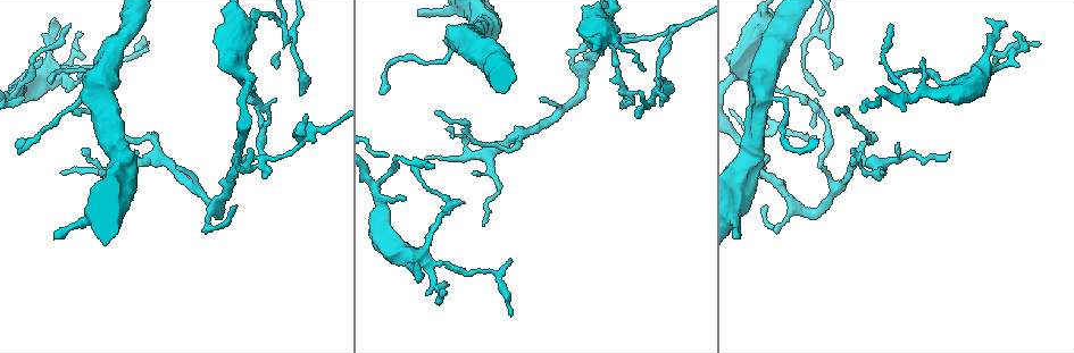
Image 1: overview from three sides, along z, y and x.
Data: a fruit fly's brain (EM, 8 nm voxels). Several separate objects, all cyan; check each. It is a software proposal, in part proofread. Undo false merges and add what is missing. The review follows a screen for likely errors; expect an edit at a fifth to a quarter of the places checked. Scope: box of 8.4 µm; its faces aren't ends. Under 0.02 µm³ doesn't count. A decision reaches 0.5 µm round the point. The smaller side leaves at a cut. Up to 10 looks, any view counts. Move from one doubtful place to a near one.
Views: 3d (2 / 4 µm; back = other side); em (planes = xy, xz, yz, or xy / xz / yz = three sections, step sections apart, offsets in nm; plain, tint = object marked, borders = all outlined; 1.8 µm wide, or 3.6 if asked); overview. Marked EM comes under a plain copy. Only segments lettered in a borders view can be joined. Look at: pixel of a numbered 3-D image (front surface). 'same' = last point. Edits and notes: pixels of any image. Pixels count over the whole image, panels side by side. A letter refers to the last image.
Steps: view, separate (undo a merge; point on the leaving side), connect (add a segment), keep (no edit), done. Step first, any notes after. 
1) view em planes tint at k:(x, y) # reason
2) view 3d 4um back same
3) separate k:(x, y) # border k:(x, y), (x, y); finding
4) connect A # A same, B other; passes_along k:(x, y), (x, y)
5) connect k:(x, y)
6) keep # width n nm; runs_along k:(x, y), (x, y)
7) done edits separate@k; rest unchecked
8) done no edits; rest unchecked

view em planes borders at 1:(239, 81) # three arms meet

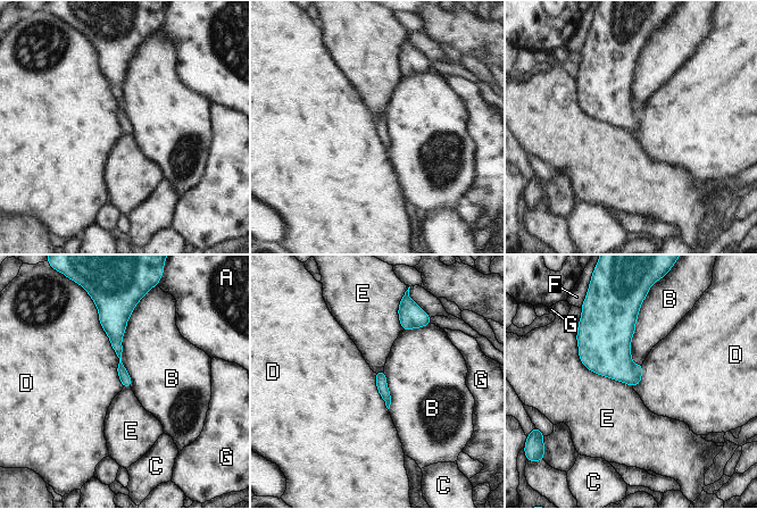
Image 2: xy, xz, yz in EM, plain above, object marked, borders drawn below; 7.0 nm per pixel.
keep # longest_contact D 600 nm; A other, B other, C other, D other, E other, F other, G other; border 2:(97, 307), (123, 386); continuous, no second neuron

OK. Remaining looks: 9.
view 3d 4um at 1:(63, 172) # tapers out

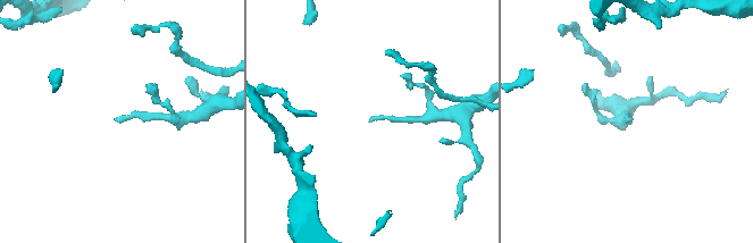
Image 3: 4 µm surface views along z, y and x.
view em planes borders at 3:(118, 119)

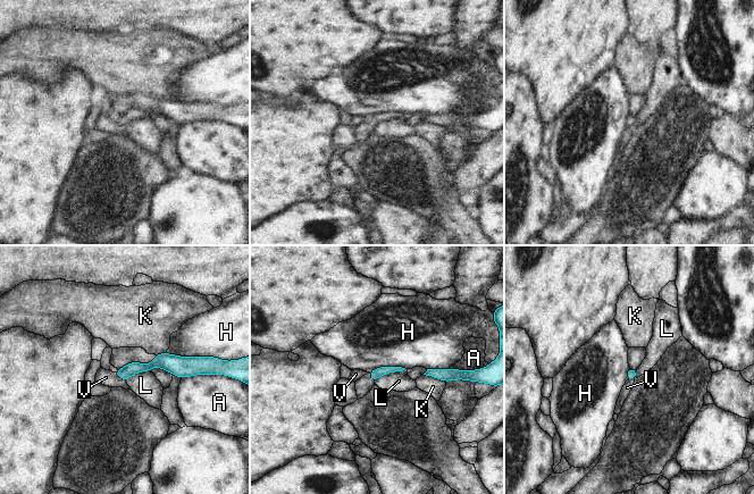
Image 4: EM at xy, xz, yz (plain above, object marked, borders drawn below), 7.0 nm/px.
keep # longest_contact H 260 nm; A other, H other, K other, L other, V other; runs_along 4:(191, 367), (155, 362), (118, 373); none of them fits

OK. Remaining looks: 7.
view em planes borders at 1:(451, 263) # thick turns thin

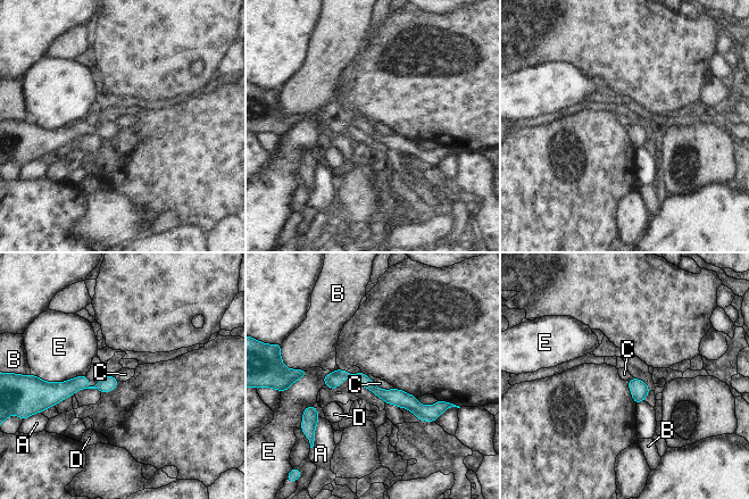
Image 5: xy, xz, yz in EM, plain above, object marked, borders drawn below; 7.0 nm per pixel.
keep # A other, B other, C other, D other, E other; runs_along 5:(326, 377), (359, 376), (431, 415); all the same neuron

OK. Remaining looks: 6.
view 3d 2um at 1:(740, 238) # branch stops here

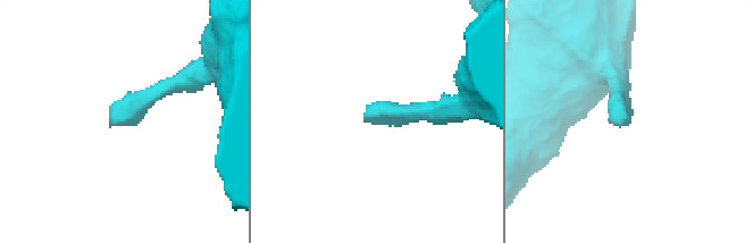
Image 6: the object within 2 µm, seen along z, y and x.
view em 3.6um planes borders at 6:(112, 117)

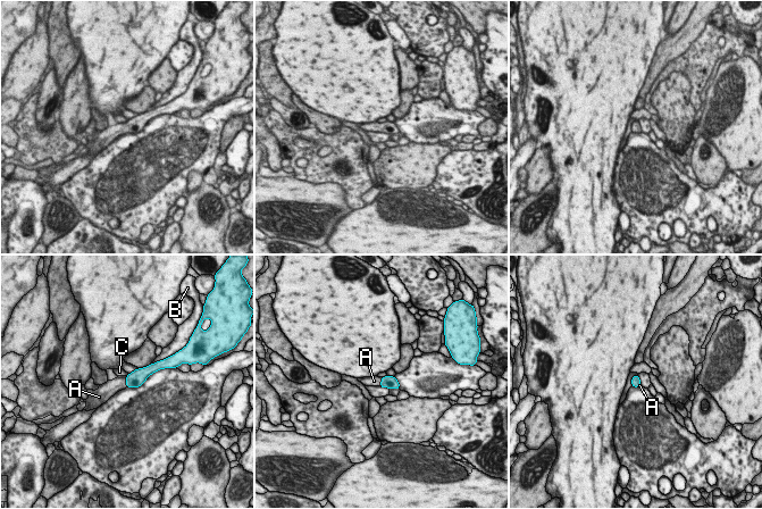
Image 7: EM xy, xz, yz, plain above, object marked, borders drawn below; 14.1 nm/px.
connect A # width 130 nm; A same, B other, C other; passes_along 7:(137, 377), (126, 382), (110, 387); it goes on there

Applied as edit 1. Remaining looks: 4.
done edits connect@7; rest unchecked

